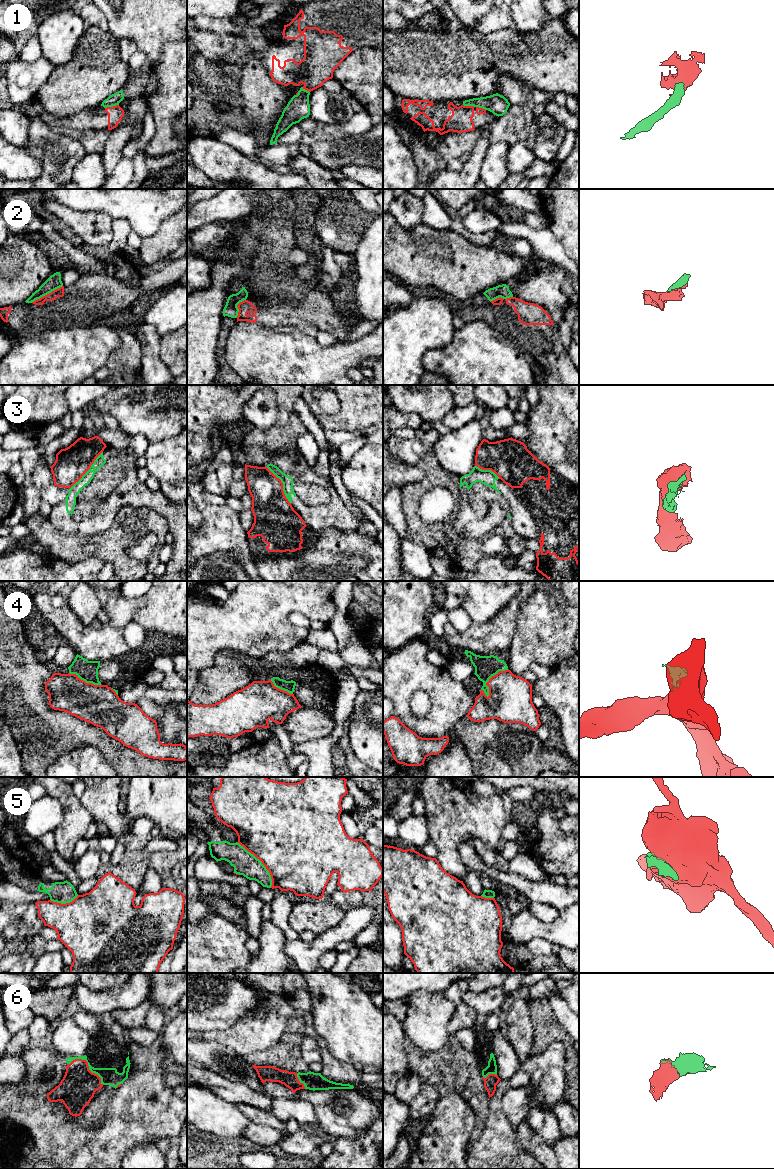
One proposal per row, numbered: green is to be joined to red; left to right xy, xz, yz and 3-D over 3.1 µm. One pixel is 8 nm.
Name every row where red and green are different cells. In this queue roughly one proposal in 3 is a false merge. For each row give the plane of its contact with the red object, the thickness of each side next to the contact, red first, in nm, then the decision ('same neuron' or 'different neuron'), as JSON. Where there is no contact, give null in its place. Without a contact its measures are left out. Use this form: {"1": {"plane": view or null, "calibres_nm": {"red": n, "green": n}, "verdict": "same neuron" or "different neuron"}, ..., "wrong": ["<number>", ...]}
{"1": {"plane": "xy", "calibres_nm": {"red": 120, "green": 90}, "verdict": "different neuron"}, "2": {"plane": "xy", "calibres_nm": {"red": 70, "green": 120}, "verdict": "different neuron"}, "3": {"plane": "xy", "calibres_nm": {"red": 260, "green": 80}, "verdict": "different neuron"}, "4": {"plane": "yz", "calibres_nm": {"red": 360, "green": 180}, "verdict": "different neuron"}, "5": {"plane": "xz", "calibres_nm": {"red": 500, "green": 190}, "verdict": "different neuron"}, "6": {"plane": "xy", "calibres_nm": {"red": 280, "green": 140}, "verdict": "same neuron"}, "wrong": ["1", "2", "3", "4", "5"]}

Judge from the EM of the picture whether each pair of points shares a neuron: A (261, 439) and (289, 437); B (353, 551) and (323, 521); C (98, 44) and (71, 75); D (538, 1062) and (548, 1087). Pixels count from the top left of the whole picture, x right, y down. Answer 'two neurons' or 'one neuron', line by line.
A: one neuron
B: two neurons
C: one neuron
D: one neuron

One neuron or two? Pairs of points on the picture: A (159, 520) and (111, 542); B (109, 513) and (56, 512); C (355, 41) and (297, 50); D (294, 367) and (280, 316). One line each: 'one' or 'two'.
A: one
B: one
C: one
D: two

